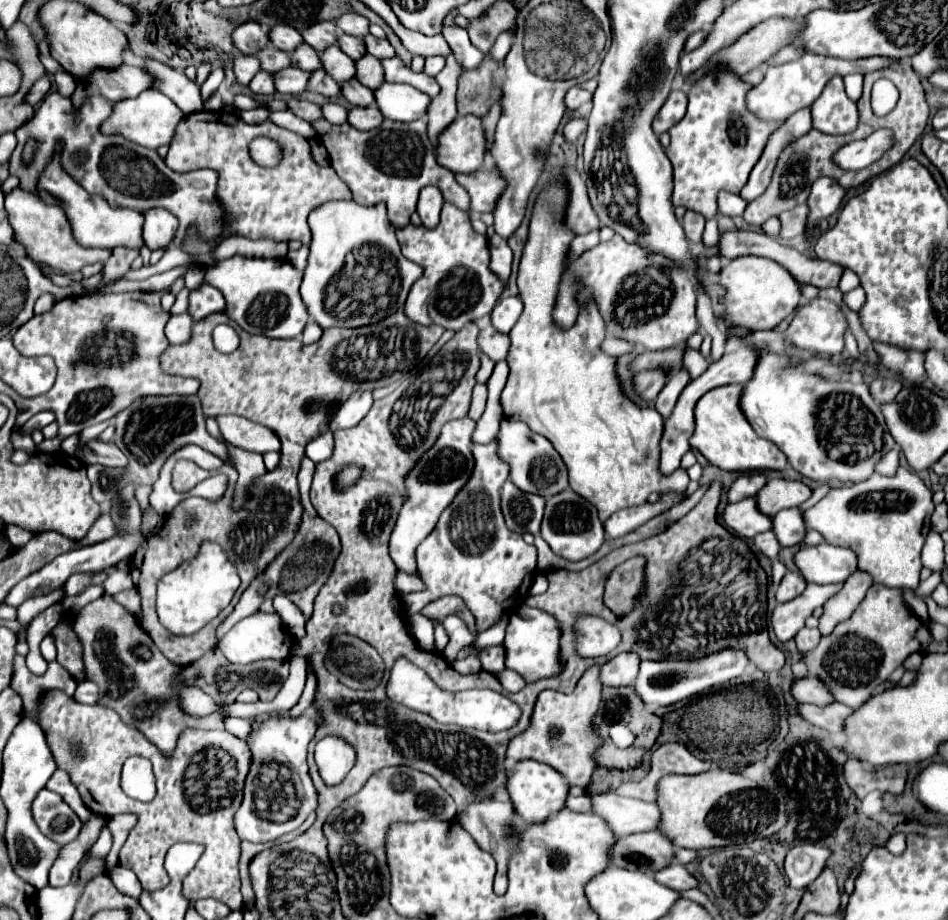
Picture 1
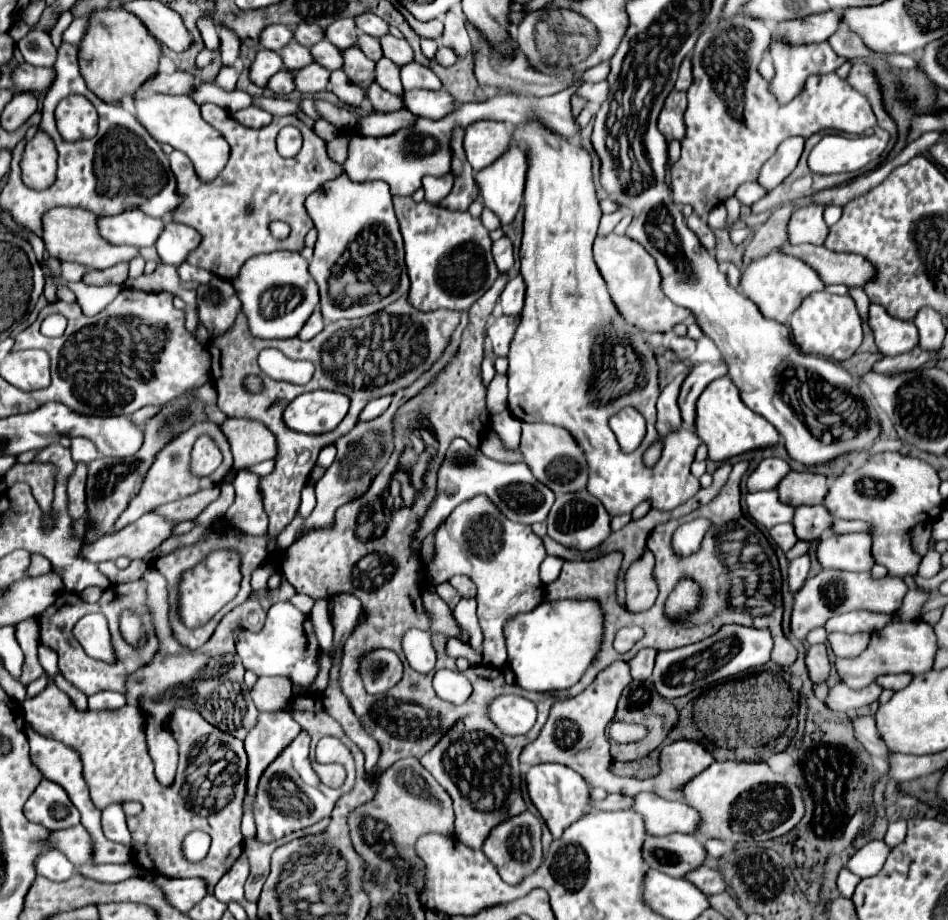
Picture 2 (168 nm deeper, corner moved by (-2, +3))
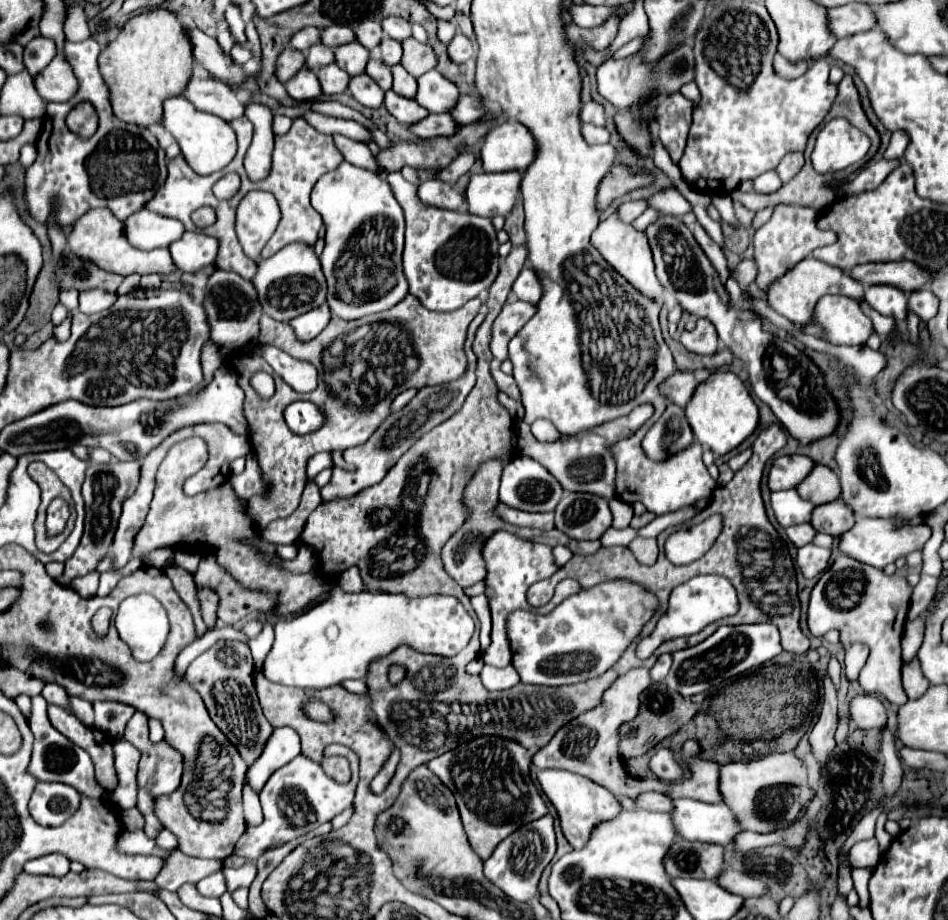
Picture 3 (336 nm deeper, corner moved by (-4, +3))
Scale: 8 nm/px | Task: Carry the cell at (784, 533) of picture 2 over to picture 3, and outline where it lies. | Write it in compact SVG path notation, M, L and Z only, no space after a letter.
M796 524L796 526L788 526L786 528L786 534L800 548L804 544L810 544L818 532L814 530L812 524Z

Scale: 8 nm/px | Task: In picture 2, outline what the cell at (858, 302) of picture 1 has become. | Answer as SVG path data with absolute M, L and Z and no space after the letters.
M870 304L868 326L874 332L876 346L884 356L898 356L912 352L918 346L918 328L912 322L898 322L878 304Z

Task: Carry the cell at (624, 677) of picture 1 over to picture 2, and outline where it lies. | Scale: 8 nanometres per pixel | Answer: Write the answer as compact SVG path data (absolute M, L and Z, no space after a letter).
M642 648L642 650L628 662L632 680L646 680L646 678L650 678L652 668L654 668L654 654L656 654L656 650L652 650L652 648Z

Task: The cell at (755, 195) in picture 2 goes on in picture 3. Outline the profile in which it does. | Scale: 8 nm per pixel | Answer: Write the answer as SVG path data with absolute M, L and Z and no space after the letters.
M770 170L770 172L766 172L766 174L760 174L760 176L754 180L754 190L756 190L756 192L762 192L762 194L776 192L780 186L782 186L782 180L778 178L778 174L776 174L774 170Z

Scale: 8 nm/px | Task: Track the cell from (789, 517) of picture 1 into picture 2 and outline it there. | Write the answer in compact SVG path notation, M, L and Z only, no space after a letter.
M798 506L792 518L794 532L798 540L816 540L824 530L830 528L832 516L826 512L826 508L820 506Z

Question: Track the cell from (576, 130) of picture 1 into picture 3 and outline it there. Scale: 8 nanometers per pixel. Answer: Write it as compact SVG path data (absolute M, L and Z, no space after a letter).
M588 102L584 108L582 108L582 120L584 122L590 122L594 126L606 126L606 118L604 118L604 106L598 104L598 102Z

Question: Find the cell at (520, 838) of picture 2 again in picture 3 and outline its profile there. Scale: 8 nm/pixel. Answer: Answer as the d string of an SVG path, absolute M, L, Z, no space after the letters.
M548 814L540 820L520 826L520 830L516 830L504 842L500 842L498 848L494 850L494 854L490 856L490 860L484 862L484 874L492 884L496 884L512 900L528 902L538 894L540 876L554 854L556 854L554 818Z

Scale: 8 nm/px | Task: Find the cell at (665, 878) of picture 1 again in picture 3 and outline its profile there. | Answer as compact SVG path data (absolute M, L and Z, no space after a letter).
M734 870L720 874L718 884L724 886L724 890L728 890L732 894L740 894L744 898L762 898L768 894L768 888L764 886L762 880L742 874L742 872L734 872Z

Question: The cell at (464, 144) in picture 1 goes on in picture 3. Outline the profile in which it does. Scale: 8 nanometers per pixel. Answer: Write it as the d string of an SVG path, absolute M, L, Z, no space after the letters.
M506 120L486 134L480 154L486 172L526 172L538 154L538 144L524 124Z

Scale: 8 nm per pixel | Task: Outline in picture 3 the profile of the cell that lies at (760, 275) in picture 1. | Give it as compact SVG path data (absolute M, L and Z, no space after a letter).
M810 256L810 258L802 260L796 268L792 268L780 282L776 282L776 286L772 286L772 290L768 290L766 298L768 298L768 304L772 306L772 310L782 314L790 322L808 324L814 318L816 302L826 294L844 294L856 302L862 302L864 300L864 286L858 280L854 280L848 272L844 272L836 266L824 264L824 262Z

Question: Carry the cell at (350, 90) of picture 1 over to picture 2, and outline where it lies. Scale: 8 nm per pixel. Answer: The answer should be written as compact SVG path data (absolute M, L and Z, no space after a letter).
M372 82L372 84L366 88L366 98L368 98L368 102L372 104L372 108L378 110L378 112L390 112L390 110L402 108L400 96L394 96L394 94L382 90L376 82Z

